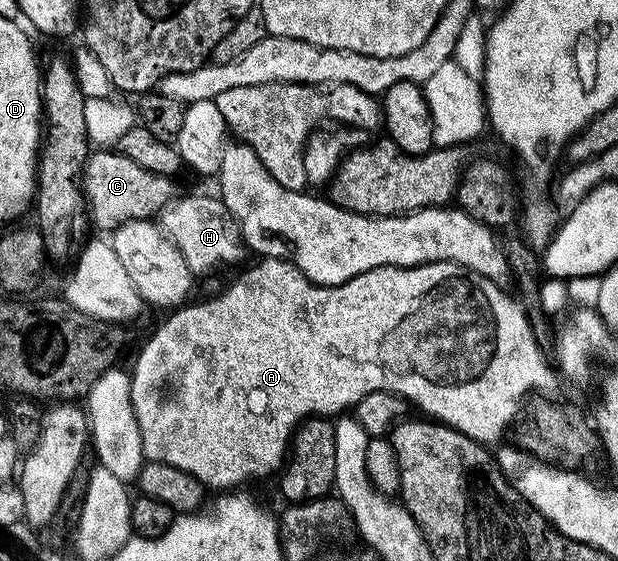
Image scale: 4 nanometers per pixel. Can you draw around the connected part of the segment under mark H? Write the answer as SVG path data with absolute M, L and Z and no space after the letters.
M182 197L170 202L160 213L160 228L180 251L191 274L206 273L217 265L234 265L244 254L242 232L226 209L225 203L214 197Z

